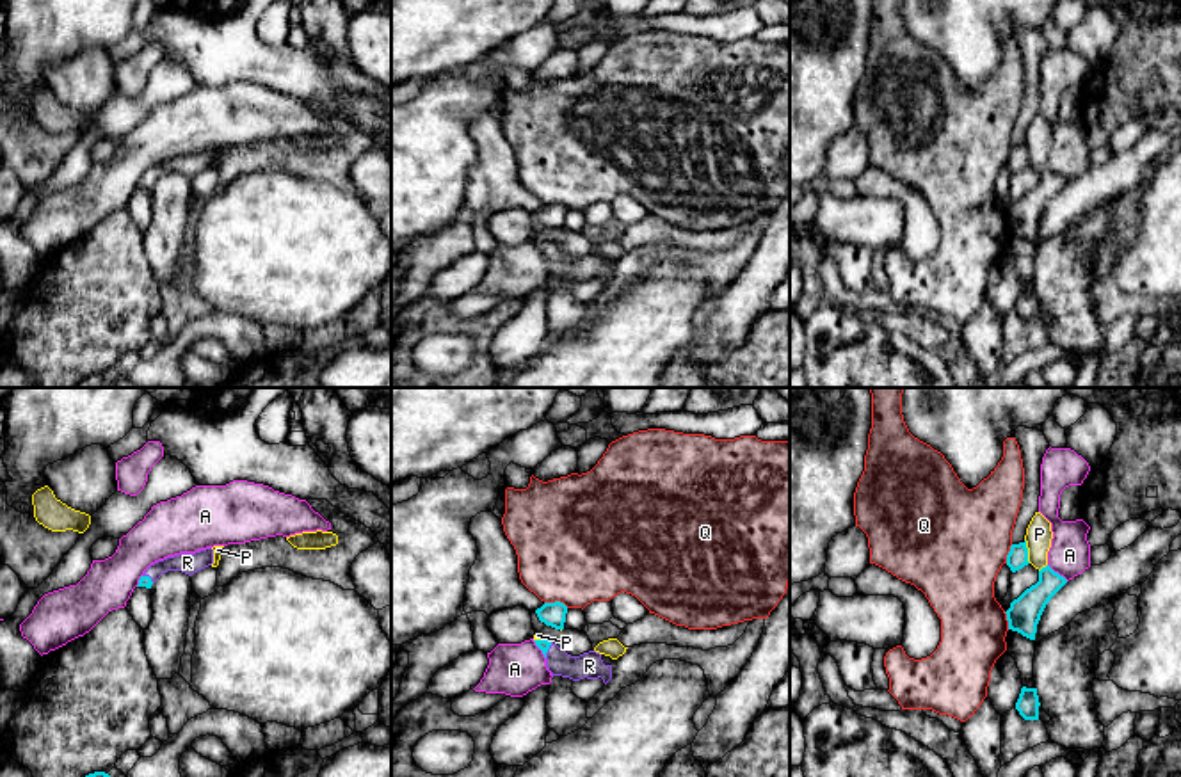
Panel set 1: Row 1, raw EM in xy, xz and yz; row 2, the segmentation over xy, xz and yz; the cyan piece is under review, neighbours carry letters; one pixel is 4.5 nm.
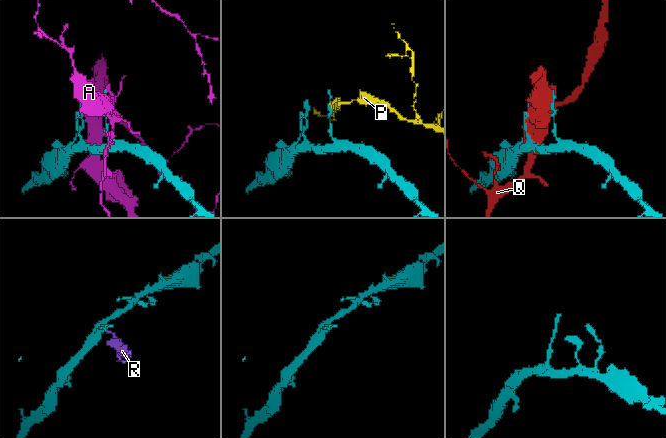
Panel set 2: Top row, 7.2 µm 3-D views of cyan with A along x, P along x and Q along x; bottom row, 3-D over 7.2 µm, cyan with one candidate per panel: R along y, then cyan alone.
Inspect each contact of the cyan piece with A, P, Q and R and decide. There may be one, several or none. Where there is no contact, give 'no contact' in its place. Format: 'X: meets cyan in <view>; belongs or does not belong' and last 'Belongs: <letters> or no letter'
A: meets cyan in yz; does not belong
P: meets cyan in yz; does not belong
Q: meets cyan in xz; does not belong
R: meets cyan in xz; belongs
Belongs: R

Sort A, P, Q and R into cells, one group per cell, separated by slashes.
A / P / Q / R

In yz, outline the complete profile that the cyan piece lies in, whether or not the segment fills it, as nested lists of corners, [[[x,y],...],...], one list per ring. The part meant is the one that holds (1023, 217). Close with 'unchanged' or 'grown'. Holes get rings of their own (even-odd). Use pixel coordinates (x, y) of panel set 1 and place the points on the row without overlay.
[[[1049,167],[1042,169],[1039,172],[1039,183],[1014,201],[1010,210],[1005,213],[1008,231],[1035,242],[1037,226],[1046,206],[1065,185],[1067,181],[1055,174]]] | unchanged

